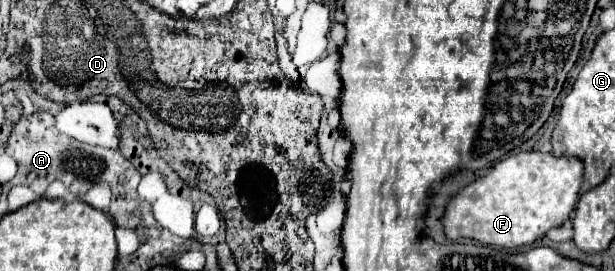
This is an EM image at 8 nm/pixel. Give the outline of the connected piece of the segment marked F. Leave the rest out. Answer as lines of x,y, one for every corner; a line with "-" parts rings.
524,151
496,163
484,177
462,187
446,205
444,235
450,241
472,239
480,245
518,249
532,245
552,227
560,227
576,207
584,165
580,159

